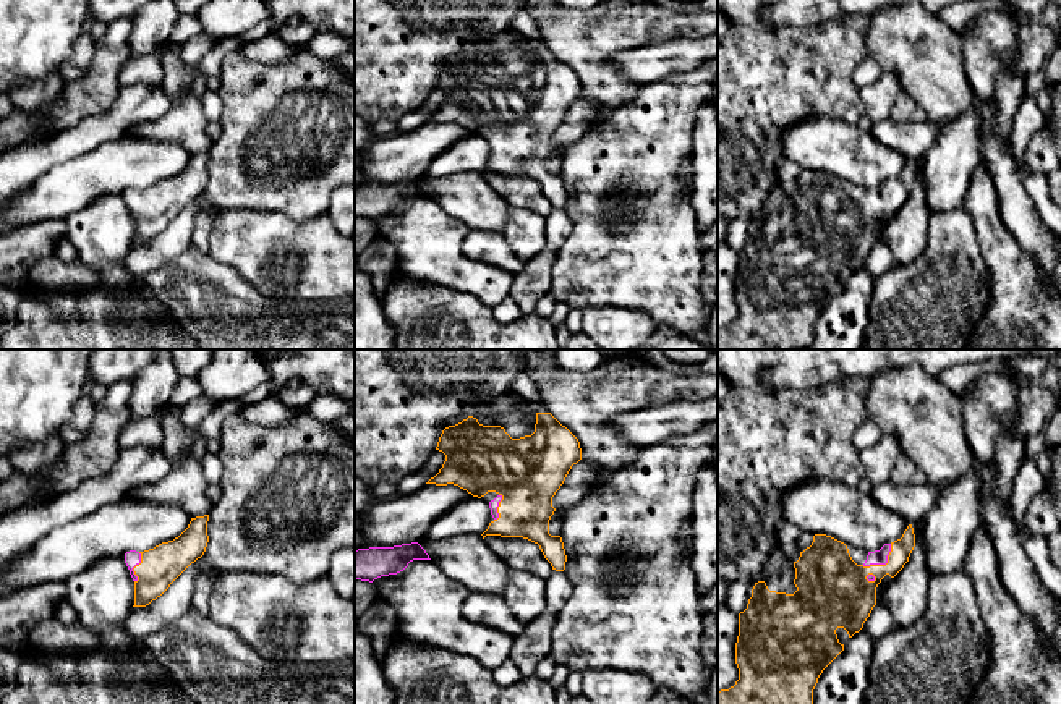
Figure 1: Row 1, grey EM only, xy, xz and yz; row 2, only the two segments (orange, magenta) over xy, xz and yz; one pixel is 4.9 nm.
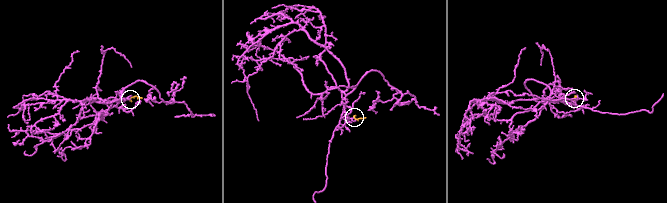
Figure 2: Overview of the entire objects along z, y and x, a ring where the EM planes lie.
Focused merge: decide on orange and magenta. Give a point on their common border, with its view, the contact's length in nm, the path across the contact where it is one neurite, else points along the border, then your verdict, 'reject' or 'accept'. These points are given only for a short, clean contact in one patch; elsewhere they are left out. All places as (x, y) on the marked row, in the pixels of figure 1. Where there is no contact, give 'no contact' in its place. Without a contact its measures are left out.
meets orange in yz at (883, 565); contact 190 nm long; runs through yz (838, 586), (854, 586), (883, 565), (878, 557); accept

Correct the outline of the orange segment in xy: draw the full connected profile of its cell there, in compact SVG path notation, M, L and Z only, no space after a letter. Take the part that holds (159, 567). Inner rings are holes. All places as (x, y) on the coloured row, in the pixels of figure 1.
M209 515L191 518L188 528L173 541L154 549L125 553L125 563L134 581L134 605L146 607L160 597L170 584L206 552Z

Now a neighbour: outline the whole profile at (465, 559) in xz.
M426 534L418 541L431 562L452 581L470 592L502 594L509 566L486 545L481 534L450 536L431 541Z

